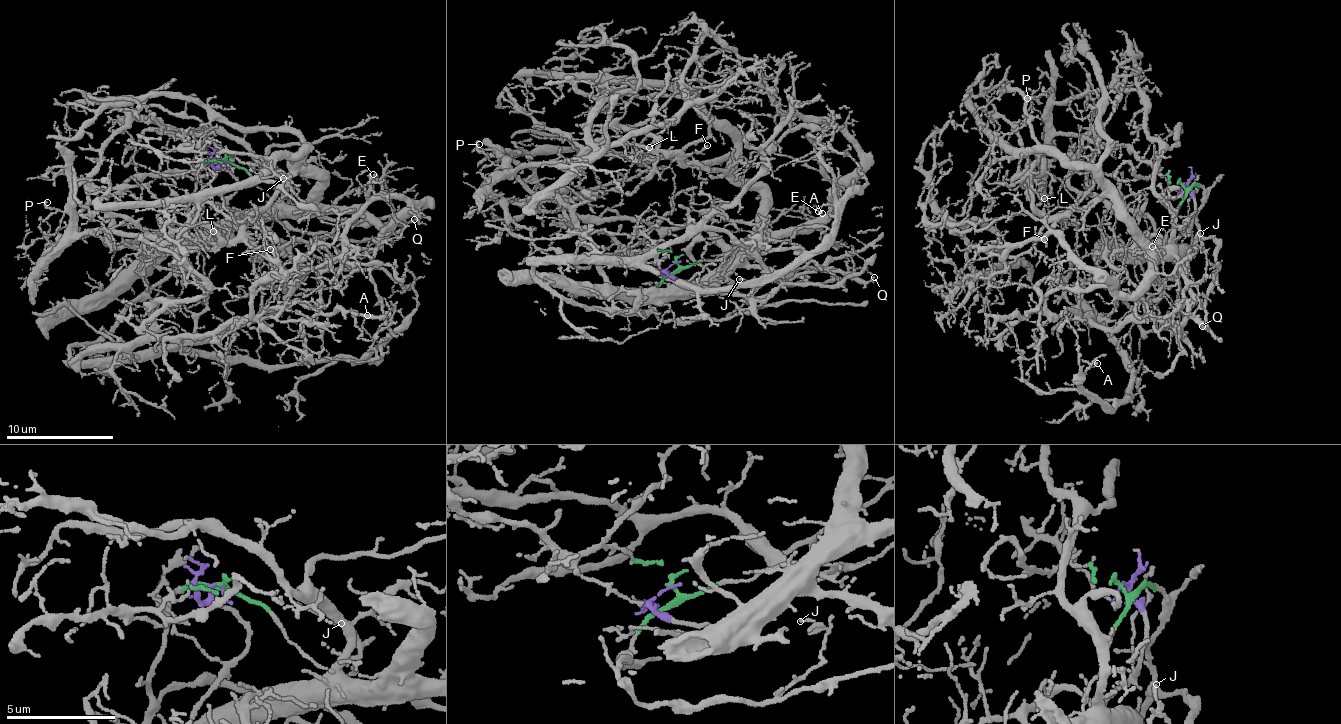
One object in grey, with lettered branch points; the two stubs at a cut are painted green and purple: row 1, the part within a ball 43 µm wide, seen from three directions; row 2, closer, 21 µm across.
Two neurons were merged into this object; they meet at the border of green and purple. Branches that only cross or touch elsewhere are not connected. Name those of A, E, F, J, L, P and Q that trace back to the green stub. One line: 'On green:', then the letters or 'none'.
On green: A, J, L, P

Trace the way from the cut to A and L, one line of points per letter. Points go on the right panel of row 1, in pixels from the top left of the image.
A: (1182, 184), (1203, 190), (1184, 269), (1131, 294), (1081, 286), (1133, 401), (1091, 397), (1080, 384), (1098, 364)
L: (1182, 184), (1132, 148), (1063, 132), (1044, 148), (1046, 169), (1032, 177), (1033, 206), (1045, 197)

